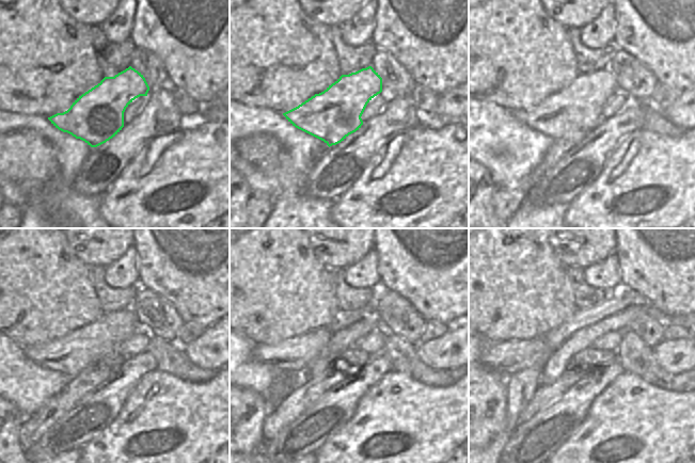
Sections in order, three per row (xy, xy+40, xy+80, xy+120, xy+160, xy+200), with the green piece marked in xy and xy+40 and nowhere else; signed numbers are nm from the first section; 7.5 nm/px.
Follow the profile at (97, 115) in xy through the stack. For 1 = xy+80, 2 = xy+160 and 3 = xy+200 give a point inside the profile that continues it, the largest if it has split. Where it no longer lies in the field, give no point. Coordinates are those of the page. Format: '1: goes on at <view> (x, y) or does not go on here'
1: goes on at xy+80 (578, 108)
2: goes on at xy+160 (294, 355)
3: goes on at xy+200 (509, 356)

